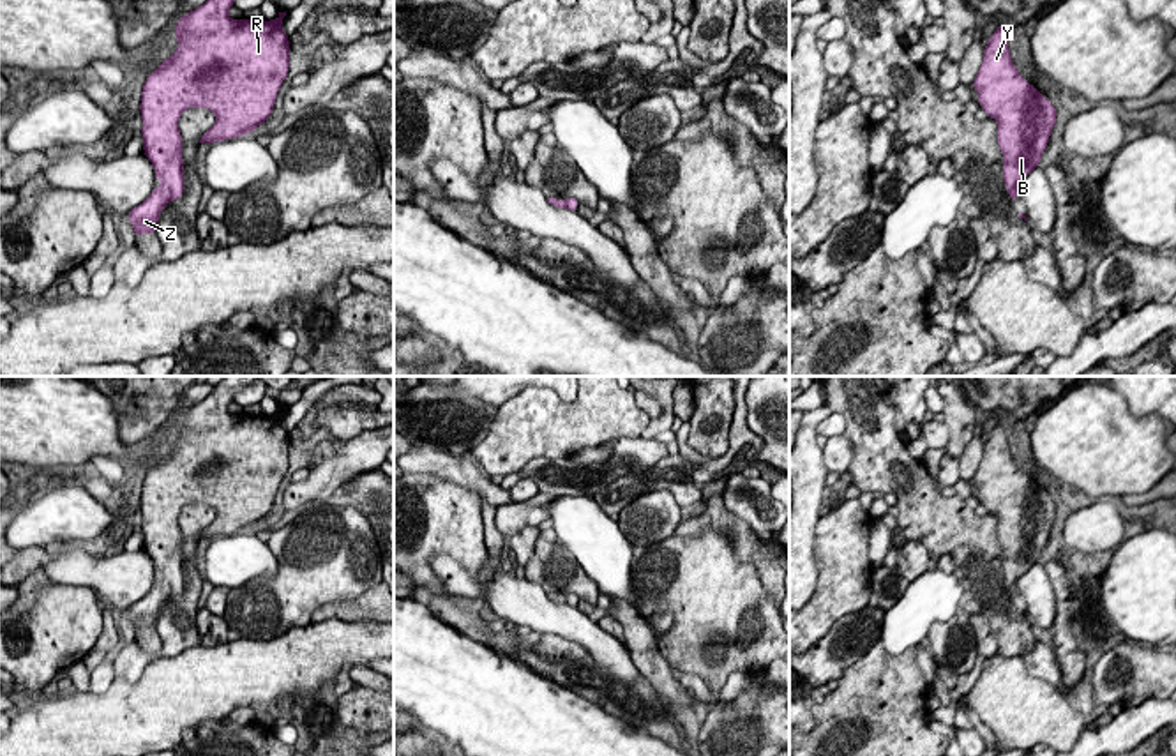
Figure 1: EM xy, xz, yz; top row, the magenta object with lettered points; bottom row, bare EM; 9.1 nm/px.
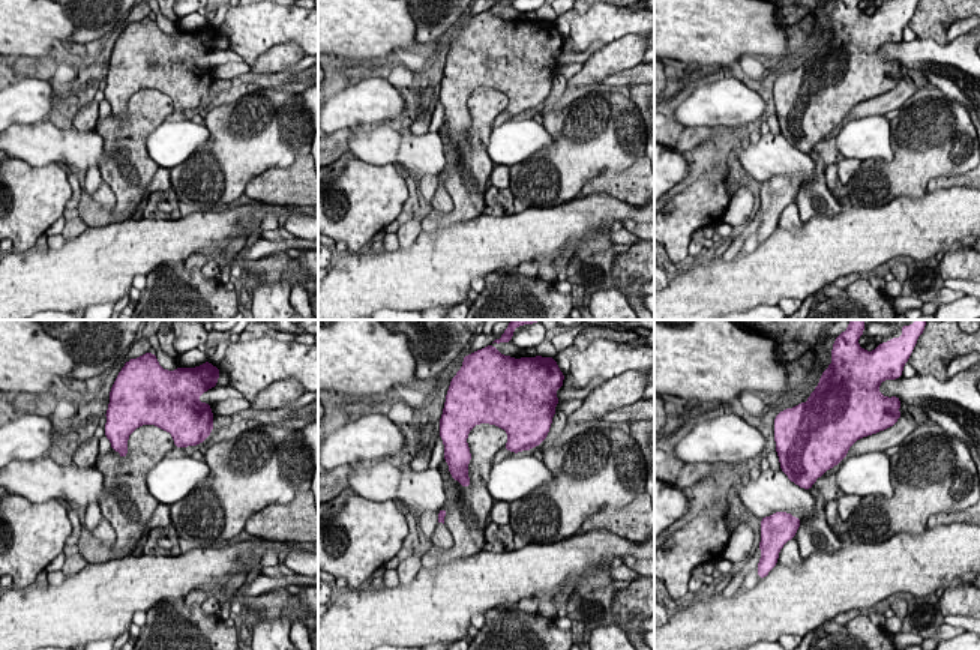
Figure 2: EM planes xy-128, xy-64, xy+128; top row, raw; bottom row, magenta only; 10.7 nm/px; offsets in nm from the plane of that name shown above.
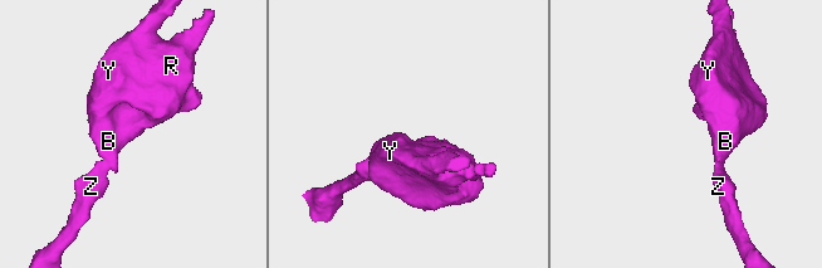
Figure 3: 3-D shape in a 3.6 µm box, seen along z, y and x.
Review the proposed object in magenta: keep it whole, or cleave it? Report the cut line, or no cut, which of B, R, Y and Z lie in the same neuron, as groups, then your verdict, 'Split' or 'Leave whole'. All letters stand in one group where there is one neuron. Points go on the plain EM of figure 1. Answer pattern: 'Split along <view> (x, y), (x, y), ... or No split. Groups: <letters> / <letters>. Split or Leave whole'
No split. Groups: B R Y Z. Leave whole

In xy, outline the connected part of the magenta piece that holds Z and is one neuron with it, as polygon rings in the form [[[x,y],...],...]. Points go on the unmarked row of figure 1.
[[[224,376],[198,404],[184,410],[175,422],[180,440],[177,449],[150,470],[141,486],[141,530],[143,549],[154,560],[155,574],[162,579],[138,602],[129,606],[136,634],[143,629],[155,631],[162,604],[184,590],[184,555],[178,514],[187,503],[205,503],[215,509],[215,519],[201,532],[200,539],[215,539],[251,530],[272,509],[277,488],[290,465],[290,435],[281,419],[286,408],[272,417],[231,415],[228,404],[260,376]]]

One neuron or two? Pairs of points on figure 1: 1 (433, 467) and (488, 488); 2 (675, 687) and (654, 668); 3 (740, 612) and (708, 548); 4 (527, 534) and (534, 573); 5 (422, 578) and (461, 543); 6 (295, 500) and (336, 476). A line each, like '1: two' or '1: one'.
1: one
2: one
3: one
4: two
5: one
6: one

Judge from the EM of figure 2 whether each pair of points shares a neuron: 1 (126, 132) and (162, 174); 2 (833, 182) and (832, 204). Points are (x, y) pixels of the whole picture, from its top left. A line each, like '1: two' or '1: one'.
1: two
2: two

